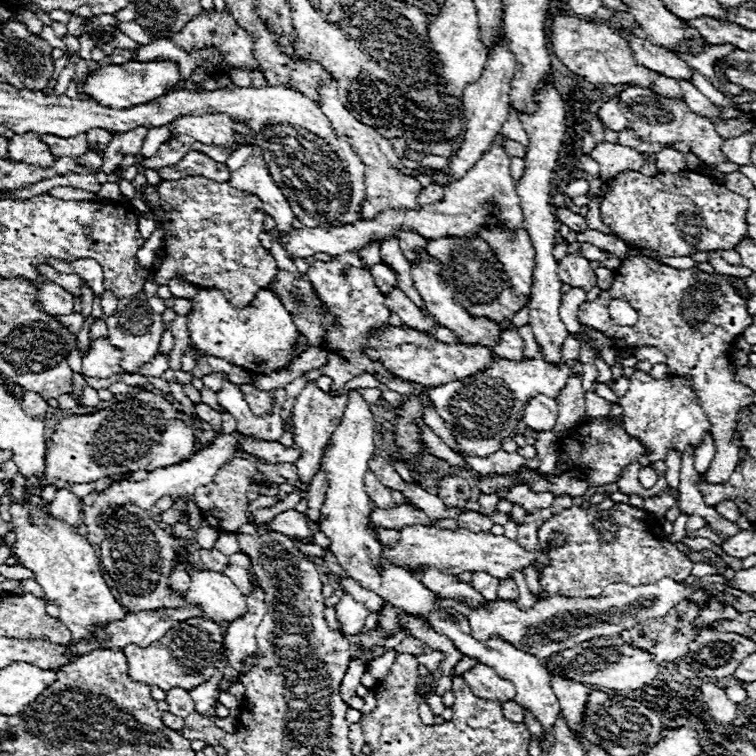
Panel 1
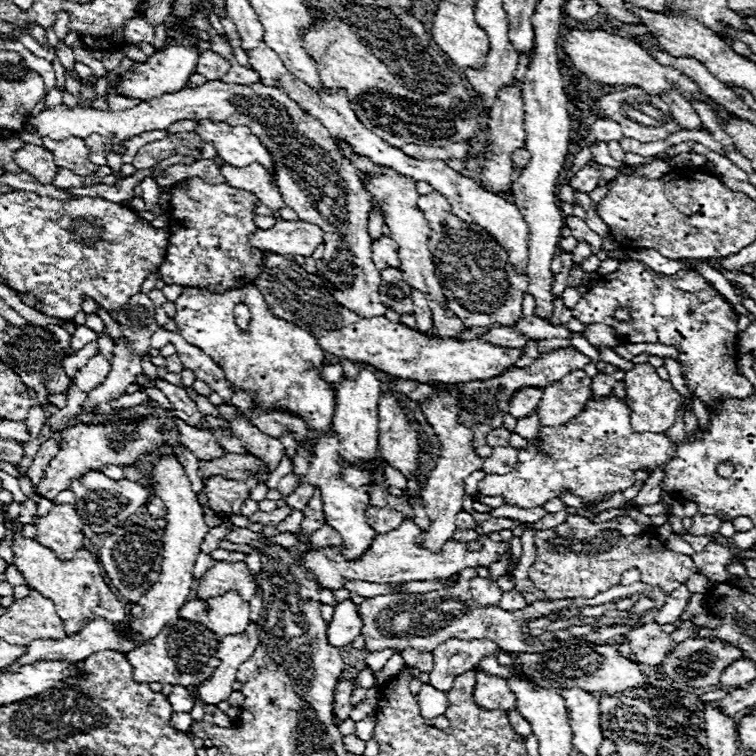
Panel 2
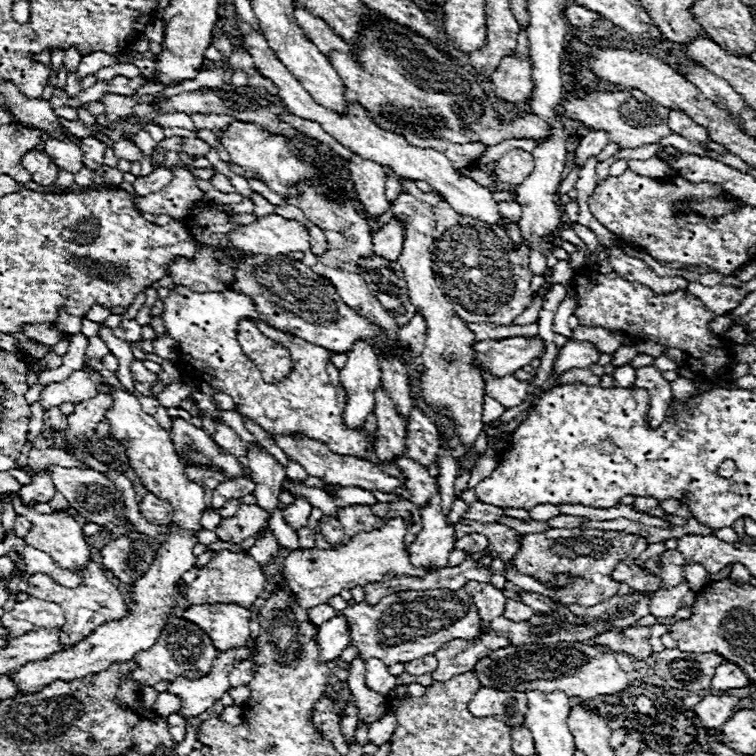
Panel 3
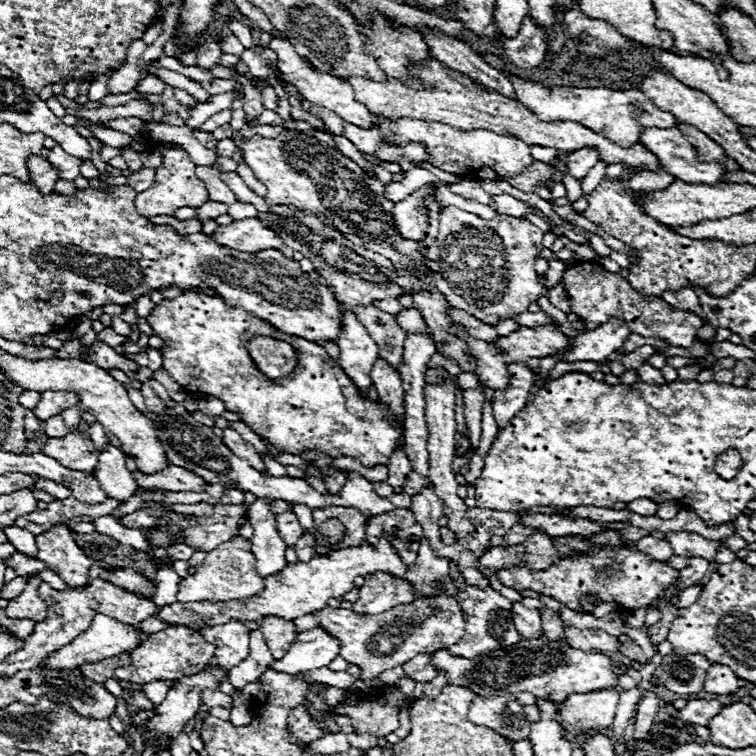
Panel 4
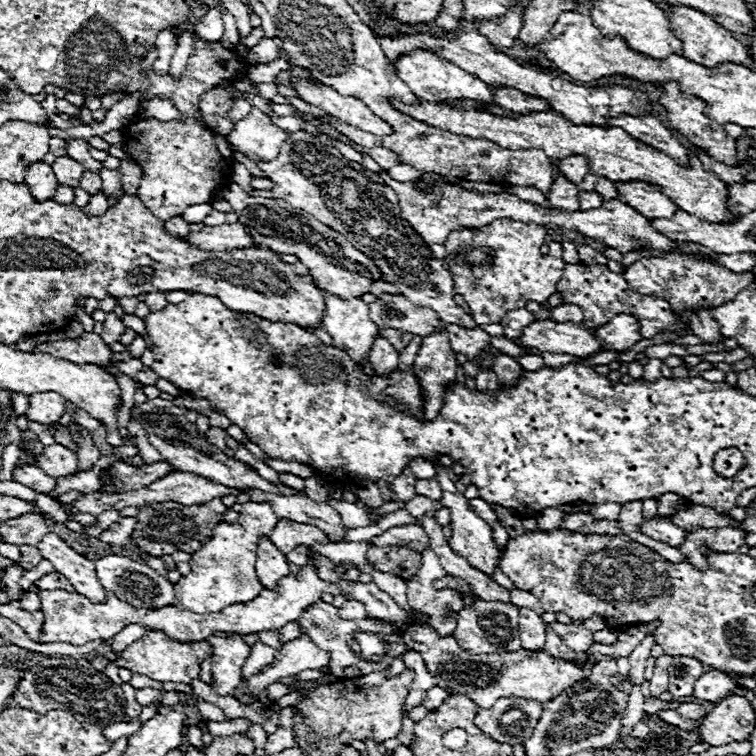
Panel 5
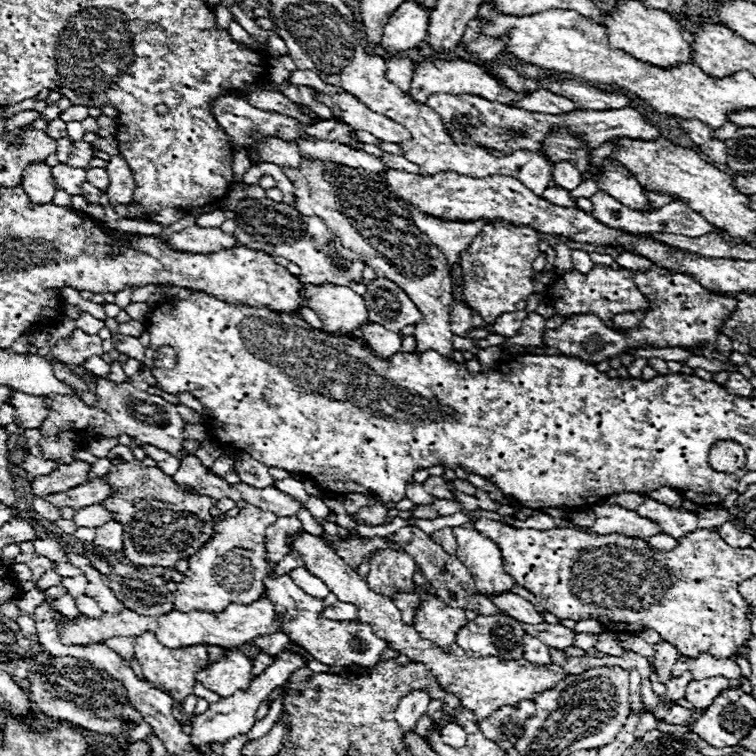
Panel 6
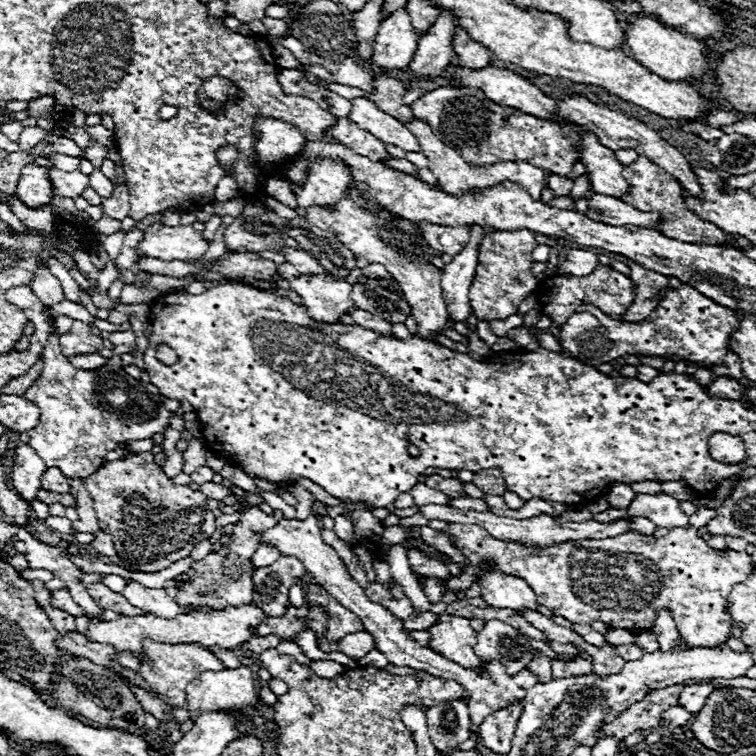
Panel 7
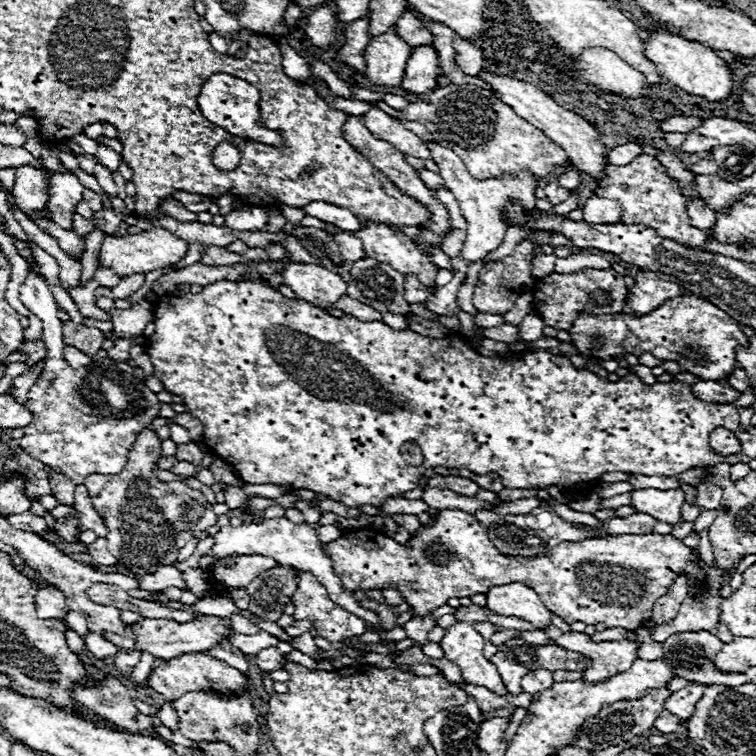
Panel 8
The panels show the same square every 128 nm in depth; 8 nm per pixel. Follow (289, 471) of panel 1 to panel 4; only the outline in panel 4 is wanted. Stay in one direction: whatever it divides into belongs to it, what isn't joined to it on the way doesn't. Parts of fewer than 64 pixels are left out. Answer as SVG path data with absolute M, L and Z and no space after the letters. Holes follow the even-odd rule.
M168 466L166 470L158 474L142 474L140 470L132 472L138 488L162 488L162 490L172 490L172 492L204 492L206 482L200 476L194 476L194 472L186 472L186 468L174 468Z

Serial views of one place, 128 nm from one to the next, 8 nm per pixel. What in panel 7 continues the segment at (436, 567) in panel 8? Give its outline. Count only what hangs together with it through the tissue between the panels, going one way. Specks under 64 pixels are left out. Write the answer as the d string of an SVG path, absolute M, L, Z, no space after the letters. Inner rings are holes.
M448 524L444 528L456 542L456 546L466 556L468 570L462 572L458 578L450 576L446 582L446 588L452 592L466 590L474 580L478 580L478 568L482 560L492 558L492 562L506 574L518 576L534 588L534 594L538 596L538 602L552 610L554 616L562 616L574 624L592 624L592 622L604 622L610 628L626 628L632 632L638 630L650 630L656 624L656 616L660 610L670 610L672 620L678 628L684 628L684 644L688 648L720 648L726 644L726 640L732 636L732 618L726 610L728 596L734 584L746 580L750 572L754 570L754 564L750 560L748 552L736 552L736 550L724 550L718 552L708 546L708 542L698 534L698 528L674 528L664 538L654 536L642 536L636 532L612 536L606 540L568 540L566 544L552 544L544 548L526 548L518 542L506 542L492 538L482 526L478 524ZM428 578L428 582L424 584L424 592L426 592L430 602L436 602L436 600L440 600L440 596L444 592L444 586L436 578Z

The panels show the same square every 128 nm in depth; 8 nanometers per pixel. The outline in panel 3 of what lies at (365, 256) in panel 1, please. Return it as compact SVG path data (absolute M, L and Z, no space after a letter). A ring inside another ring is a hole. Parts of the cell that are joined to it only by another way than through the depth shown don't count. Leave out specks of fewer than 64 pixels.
M352 154L350 172L352 172L354 188L358 190L358 198L366 206L366 212L374 218L382 216L390 208L390 202L386 200L386 194L384 194L386 174L382 166L370 160L364 160L358 154Z

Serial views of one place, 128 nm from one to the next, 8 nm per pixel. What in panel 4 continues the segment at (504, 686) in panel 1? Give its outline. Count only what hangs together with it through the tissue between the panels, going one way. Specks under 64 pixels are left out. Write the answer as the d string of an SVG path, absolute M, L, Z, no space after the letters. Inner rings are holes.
M518 692L510 696L476 696L470 704L468 720L480 726L488 726L510 740L524 740L530 736L530 724L538 720L538 708L534 704L536 696L530 692ZM518 700L522 712L514 714L508 710L508 702Z

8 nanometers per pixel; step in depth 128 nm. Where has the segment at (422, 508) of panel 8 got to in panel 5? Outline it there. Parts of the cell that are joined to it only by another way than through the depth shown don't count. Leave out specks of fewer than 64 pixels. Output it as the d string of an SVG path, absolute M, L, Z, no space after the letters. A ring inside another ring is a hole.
M594 504L590 508L590 514L596 520L616 520L620 510L622 510L622 504ZM652 518L652 520L644 520L640 524L640 530L658 540L658 542L664 542L668 546L674 546L674 548L680 548L684 542L686 542L686 532L678 526L674 526L672 522L664 520L664 518Z

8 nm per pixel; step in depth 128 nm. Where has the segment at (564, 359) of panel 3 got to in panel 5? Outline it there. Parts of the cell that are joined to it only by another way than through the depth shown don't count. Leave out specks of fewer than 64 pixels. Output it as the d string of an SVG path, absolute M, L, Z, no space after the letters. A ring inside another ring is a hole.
M614 316L608 324L594 330L596 340L602 340L602 352L624 352L630 346L634 346L640 336L640 324L634 316Z

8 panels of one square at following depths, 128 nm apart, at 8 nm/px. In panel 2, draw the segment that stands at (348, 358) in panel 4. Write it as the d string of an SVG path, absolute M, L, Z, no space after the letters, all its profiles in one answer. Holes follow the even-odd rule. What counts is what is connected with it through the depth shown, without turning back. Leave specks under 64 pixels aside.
M366 366L360 372L360 376L354 380L342 380L336 392L336 412L332 420L334 434L322 434L322 432L316 434L318 436L316 454L304 478L288 474L278 484L278 492L282 496L294 492L298 480L304 480L320 488L326 524L330 524L342 536L340 548L346 560L358 560L358 556L364 556L366 548L370 548L370 544L374 542L374 536L378 536L366 524L366 508L370 504L370 490L366 488L366 484L370 484L370 464L378 458L376 408L378 408L378 398L382 394L380 386L382 382L376 378L376 370L372 366Z

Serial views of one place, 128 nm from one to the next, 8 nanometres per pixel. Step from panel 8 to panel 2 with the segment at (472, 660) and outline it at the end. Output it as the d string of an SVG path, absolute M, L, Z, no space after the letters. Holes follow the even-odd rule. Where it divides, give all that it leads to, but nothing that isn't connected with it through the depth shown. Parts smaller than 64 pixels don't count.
M432 386L434 388L434 398L430 404L420 404L428 424L434 428L434 434L438 436L440 440L440 458L438 458L438 464L436 468L432 470L430 478L426 480L426 486L424 486L424 492L422 492L422 500L424 500L424 508L426 508L426 514L428 518L432 520L430 528L418 538L418 542L434 552L438 552L446 540L452 538L452 532L456 530L456 524L454 524L454 518L456 514L462 510L462 502L464 502L464 480L482 466L482 458L474 452L470 440L472 440L472 430L458 424L456 420L456 412L458 412L458 398L456 398L456 390L450 390L446 392L444 398L438 396L438 388L444 388L444 386Z

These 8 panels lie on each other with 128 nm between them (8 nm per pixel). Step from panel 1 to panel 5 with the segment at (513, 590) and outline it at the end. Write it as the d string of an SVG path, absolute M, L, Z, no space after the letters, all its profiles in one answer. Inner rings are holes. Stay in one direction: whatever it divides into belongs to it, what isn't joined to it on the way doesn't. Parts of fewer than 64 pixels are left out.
M520 606L518 608L518 630L520 630L520 640L522 640L522 648L526 650L542 650L544 648L544 638L546 638L546 630L544 630L544 622L542 618L526 608L526 606Z

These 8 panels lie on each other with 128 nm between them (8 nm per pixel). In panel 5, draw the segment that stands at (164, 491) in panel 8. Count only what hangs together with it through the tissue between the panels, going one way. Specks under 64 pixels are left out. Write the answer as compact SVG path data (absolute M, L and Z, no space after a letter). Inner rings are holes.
M220 498L210 500L206 504L198 504L198 506L182 506L176 502L160 502L154 506L142 506L132 538L144 552L152 556L172 554L174 550L184 550L184 552L194 554L198 552L198 548L202 548L202 544L206 544L206 540L210 540L210 534L214 534L216 524L224 520L226 510L228 508L222 504Z

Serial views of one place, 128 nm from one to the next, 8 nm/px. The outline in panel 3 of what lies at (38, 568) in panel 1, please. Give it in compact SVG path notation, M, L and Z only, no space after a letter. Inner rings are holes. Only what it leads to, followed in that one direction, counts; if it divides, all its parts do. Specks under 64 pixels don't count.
M88 562L84 568L76 568L74 572L78 572L82 576L82 582L78 588L66 588L60 586L58 582L54 582L48 574L44 572L36 572L28 578L28 594L40 600L58 602L64 610L66 616L66 624L62 626L62 636L60 640L64 644L76 644L78 640L84 640L90 632L94 632L94 628L98 628L104 622L110 620L120 620L128 614L128 606L124 602L124 598L120 596L118 588L114 584L110 584L100 568L100 564L96 562Z

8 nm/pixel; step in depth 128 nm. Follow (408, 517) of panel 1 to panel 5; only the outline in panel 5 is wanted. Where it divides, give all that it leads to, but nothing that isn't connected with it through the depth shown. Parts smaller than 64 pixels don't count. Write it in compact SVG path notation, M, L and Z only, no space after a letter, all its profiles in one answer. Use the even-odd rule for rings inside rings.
M248 490L252 500L270 502L278 518L288 518L302 524L312 524L320 528L332 542L342 542L348 528L342 526L340 514L326 502L314 502L308 496L278 496L262 494L258 490Z

